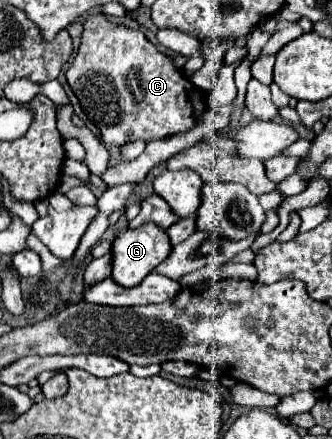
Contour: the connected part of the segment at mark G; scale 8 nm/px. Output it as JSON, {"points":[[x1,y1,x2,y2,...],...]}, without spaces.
{"points":[[155,223,149,225,141,225,137,229,125,229,121,231,111,247,111,261,113,261,113,273,111,279,115,283,119,283,121,287,135,287,139,285,161,261,167,259,167,255,171,253,171,243,167,233,157,227]]}

